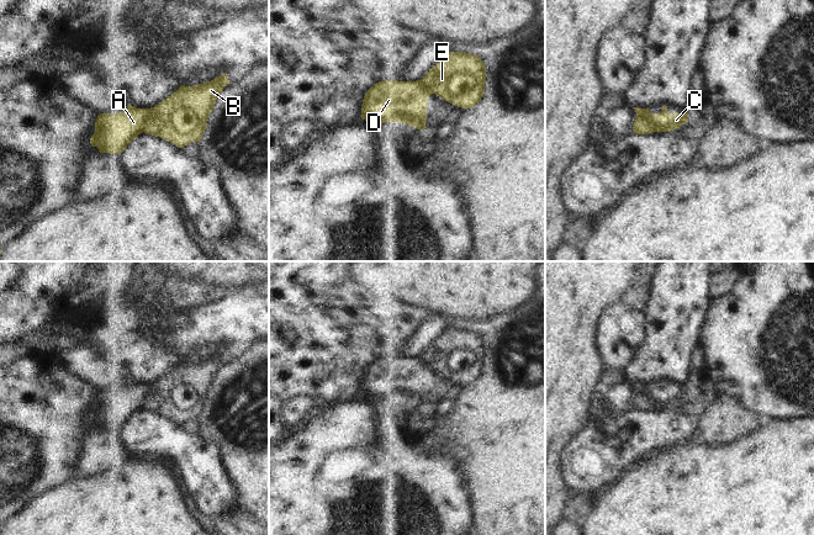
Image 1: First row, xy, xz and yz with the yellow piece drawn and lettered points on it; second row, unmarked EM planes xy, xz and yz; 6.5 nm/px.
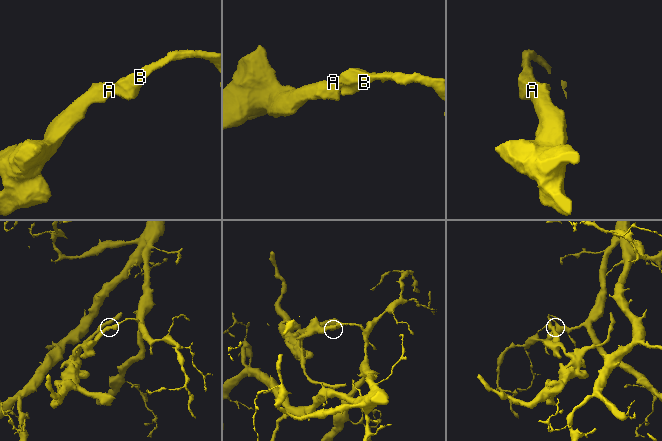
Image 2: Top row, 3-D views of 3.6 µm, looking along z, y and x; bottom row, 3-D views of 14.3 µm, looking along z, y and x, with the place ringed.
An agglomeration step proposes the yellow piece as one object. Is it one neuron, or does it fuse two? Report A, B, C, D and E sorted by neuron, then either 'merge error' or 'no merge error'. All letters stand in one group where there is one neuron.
A C D / B E; merge error

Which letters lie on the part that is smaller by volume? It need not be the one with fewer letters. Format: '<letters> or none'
A, C, D

